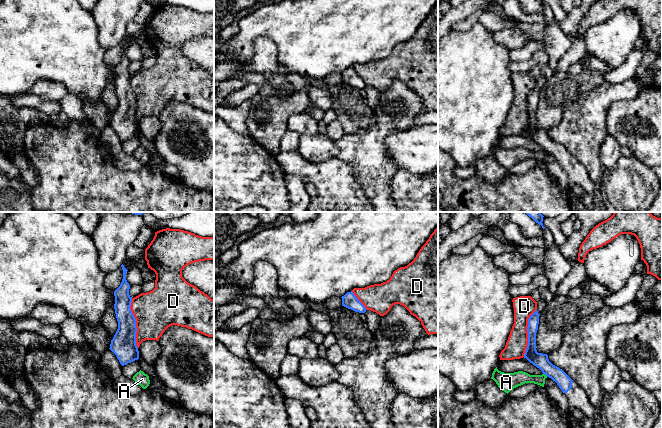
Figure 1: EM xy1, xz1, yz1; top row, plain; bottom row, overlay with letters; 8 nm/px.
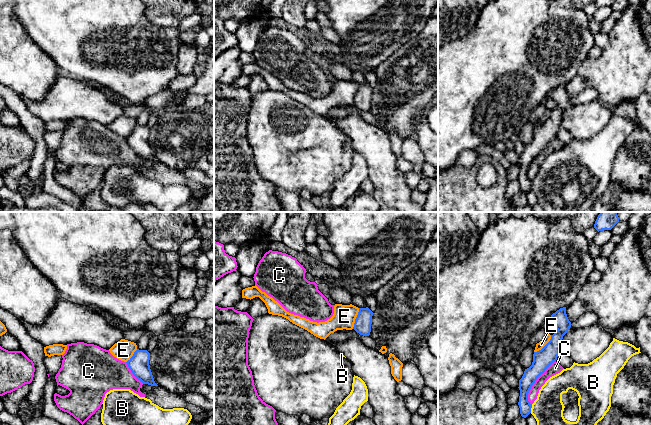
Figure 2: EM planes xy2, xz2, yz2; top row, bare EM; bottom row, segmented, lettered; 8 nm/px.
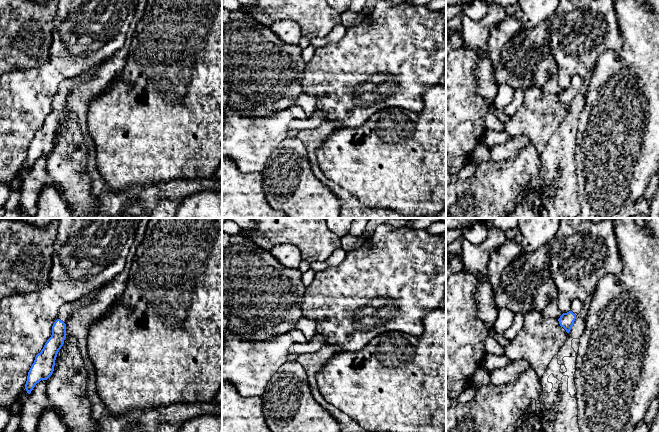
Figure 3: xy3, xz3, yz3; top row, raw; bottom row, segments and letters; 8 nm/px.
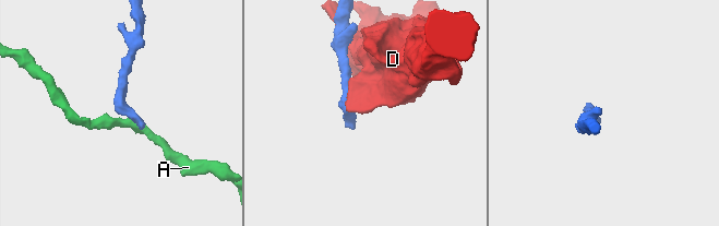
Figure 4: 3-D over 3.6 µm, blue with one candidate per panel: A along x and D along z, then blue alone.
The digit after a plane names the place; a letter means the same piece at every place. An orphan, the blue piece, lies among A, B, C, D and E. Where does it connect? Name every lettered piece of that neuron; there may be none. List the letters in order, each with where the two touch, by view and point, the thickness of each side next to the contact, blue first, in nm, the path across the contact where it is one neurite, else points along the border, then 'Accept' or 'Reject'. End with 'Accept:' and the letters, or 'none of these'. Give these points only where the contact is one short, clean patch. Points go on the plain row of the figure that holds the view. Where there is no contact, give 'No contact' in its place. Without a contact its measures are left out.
A: Touches blue at yz1 (545, 150). Thickness 120 nm (blue) against 120 nm. Boundary: yz1 (543, 149), (547, 152). Reject
B: Touches blue at yz2 (531, 183). Thickness 120 nm (blue) against 240 nm. Boundary: yz2 (532, 180), (530, 188). Reject
C: Touches blue at yz2 (534, 158). Thickness 160 nm (blue) against 90 nm. Boundary: yz2 (555, 136), (532, 161), (528, 169), (530, 180). Reject
D: Touches blue at xy1 (135, 99). Thickness 200 nm (blue) against 320 nm. Boundary: xy1 (131, 74), (130, 86), (135, 95), (136, 121), (138, 123). Reject
E: Touches blue at yz2 (545, 121). Thickness 160 nm (blue) against 60 nm. Boundary: yz2 (551, 111), (551, 114), (534, 128). Reject
Accept: none of these

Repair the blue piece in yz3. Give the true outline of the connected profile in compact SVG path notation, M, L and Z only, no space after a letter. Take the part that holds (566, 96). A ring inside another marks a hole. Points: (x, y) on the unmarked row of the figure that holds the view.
M574 75L571 80L571 86L567 89L563 89L558 95L559 100L563 103L567 109L570 108L574 97L576 95L576 89L579 90L583 83L583 79L579 75Z

